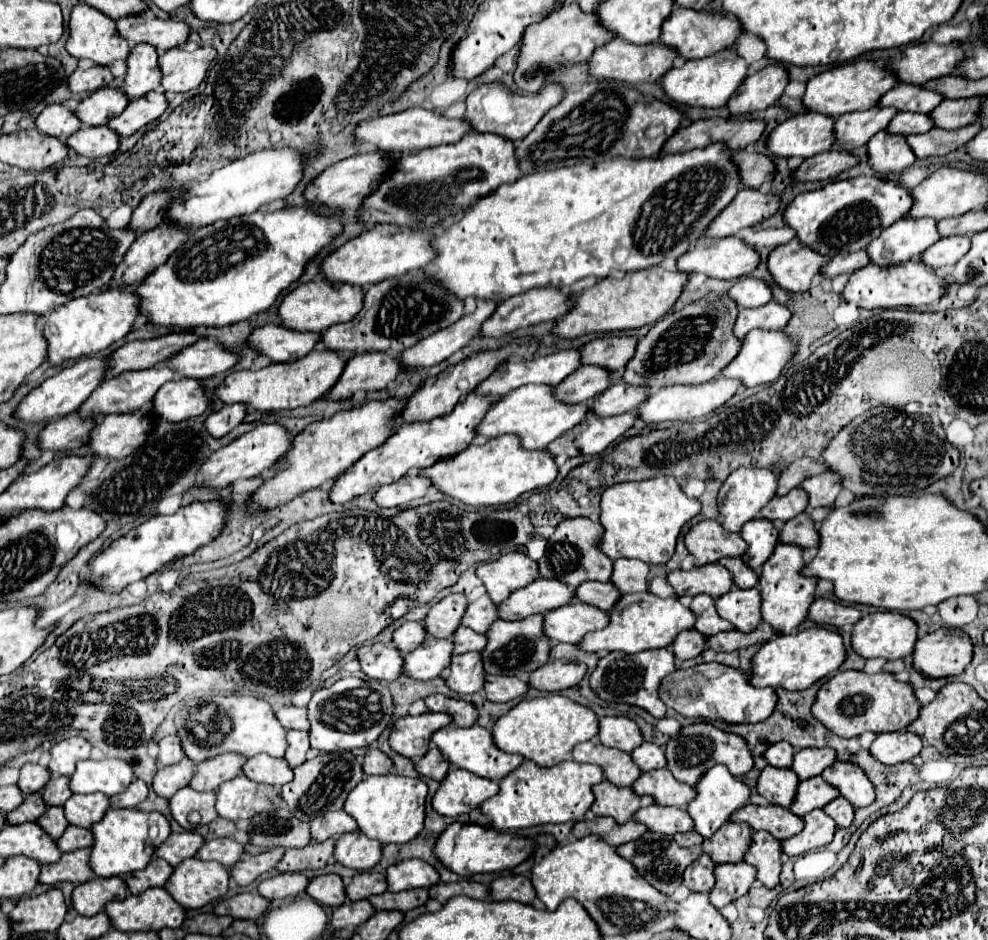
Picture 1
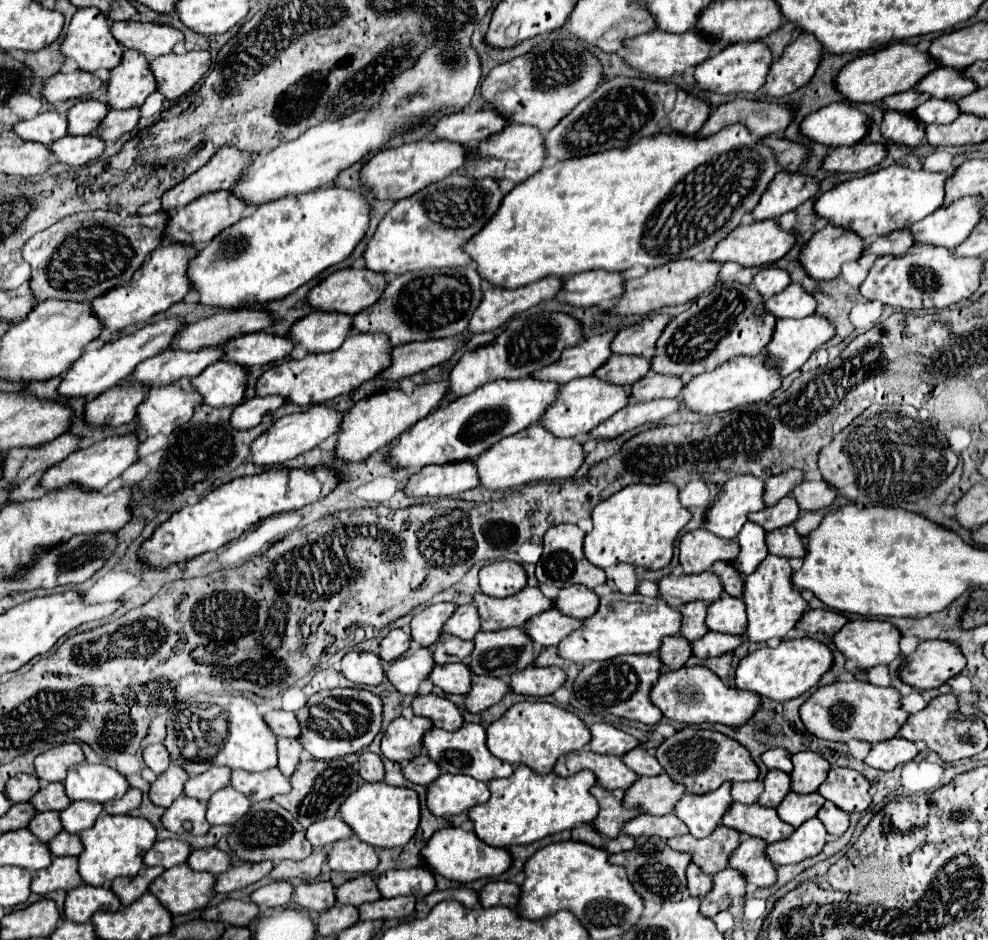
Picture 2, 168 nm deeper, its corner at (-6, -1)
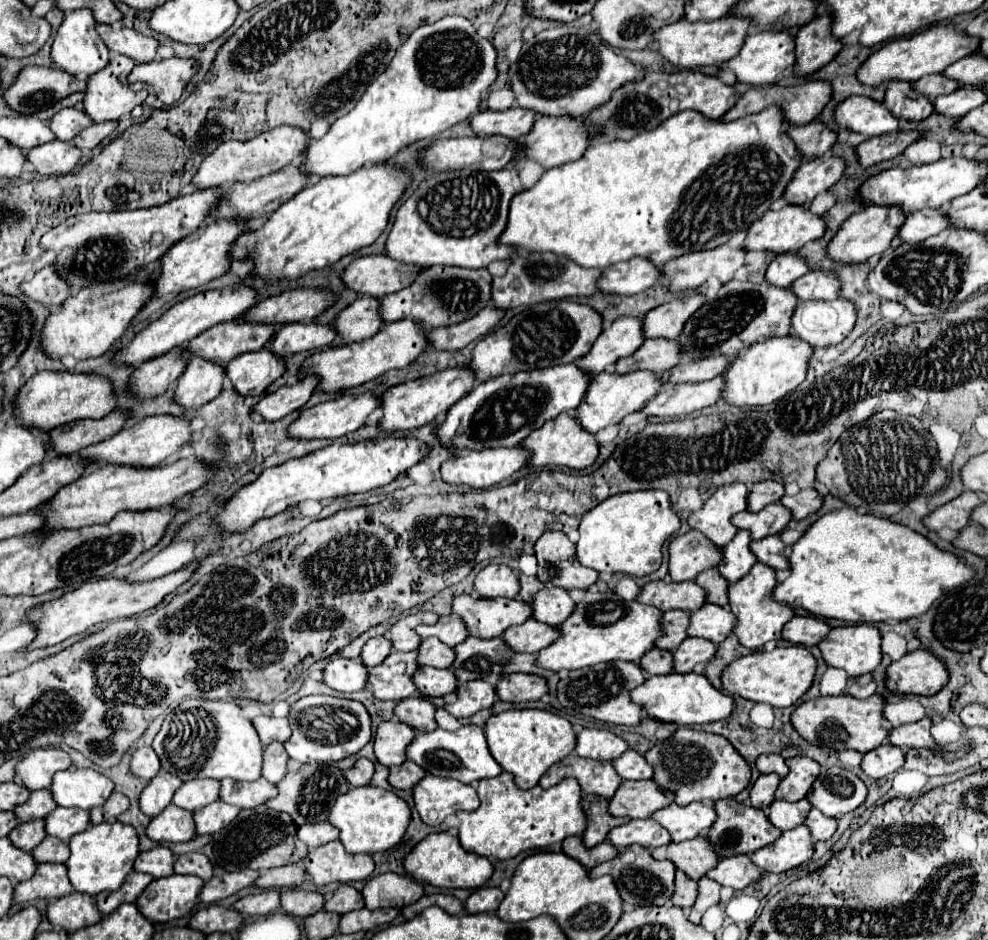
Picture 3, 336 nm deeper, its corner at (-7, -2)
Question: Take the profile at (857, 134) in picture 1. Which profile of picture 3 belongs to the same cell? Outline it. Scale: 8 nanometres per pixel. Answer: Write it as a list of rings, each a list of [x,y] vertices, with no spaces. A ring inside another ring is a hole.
[[[942,73],[936,75],[926,75],[920,81],[912,83],[914,91],[922,93],[922,95],[930,95],[930,97],[938,97],[938,95],[946,95],[952,93],[960,87],[958,81],[948,81],[948,77],[942,77]]]

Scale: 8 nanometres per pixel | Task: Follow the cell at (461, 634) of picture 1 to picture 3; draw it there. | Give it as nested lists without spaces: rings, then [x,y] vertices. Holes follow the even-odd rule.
[[[436,637],[424,639],[418,647],[418,665],[432,665],[432,663],[440,663],[436,669],[448,669],[454,663],[454,651]]]

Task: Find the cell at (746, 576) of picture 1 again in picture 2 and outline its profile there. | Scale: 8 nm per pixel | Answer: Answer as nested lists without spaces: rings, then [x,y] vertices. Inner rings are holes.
[[[717,562],[717,564],[713,564],[713,570],[715,570],[715,574],[719,574],[719,578],[725,586],[725,592],[729,592],[731,596],[743,594],[743,588],[745,588],[743,576],[741,576],[741,572],[737,572],[737,568],[733,568],[731,562]]]

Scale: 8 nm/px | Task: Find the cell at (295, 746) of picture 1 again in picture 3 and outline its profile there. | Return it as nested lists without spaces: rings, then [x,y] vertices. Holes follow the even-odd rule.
[[[270,743],[262,755],[262,777],[276,785],[286,773],[286,763],[288,763],[288,755],[282,743]]]

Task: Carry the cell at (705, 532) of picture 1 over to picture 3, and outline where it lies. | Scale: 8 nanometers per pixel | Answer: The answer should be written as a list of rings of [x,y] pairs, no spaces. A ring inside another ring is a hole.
[[[694,529],[674,537],[670,541],[668,553],[670,553],[668,573],[676,583],[696,579],[698,573],[702,573],[704,569],[716,567],[722,559],[720,549]]]

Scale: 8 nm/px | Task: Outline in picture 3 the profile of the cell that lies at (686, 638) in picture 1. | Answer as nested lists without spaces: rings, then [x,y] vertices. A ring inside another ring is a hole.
[[[654,647],[640,659],[640,665],[650,675],[666,675],[672,671],[672,653]]]

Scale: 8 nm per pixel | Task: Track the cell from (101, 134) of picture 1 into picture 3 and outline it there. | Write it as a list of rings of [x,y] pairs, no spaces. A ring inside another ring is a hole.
[[[48,141],[46,145],[38,145],[26,153],[26,161],[34,165],[36,173],[40,175],[64,175],[70,173],[78,159],[82,157],[82,151],[70,143],[64,141]]]

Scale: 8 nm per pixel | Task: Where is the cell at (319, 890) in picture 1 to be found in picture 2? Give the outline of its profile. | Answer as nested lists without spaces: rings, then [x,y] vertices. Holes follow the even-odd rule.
[[[303,882],[295,888],[295,902],[303,908],[325,912],[337,902],[335,886],[331,882]]]

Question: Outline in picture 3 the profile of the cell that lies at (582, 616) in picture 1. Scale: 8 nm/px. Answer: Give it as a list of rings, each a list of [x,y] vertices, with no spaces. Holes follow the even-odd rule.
[[[534,619],[524,621],[522,625],[514,625],[506,629],[502,639],[514,653],[538,653],[558,637],[558,629],[546,623],[538,623]]]

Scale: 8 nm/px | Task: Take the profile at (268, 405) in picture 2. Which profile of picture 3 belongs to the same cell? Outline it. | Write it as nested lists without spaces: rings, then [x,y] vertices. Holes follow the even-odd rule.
[[[306,375],[304,379],[296,381],[294,385],[284,385],[274,393],[268,393],[256,407],[254,413],[258,413],[264,421],[278,421],[286,417],[288,413],[300,409],[306,405],[306,401],[316,391],[320,379],[316,375]]]

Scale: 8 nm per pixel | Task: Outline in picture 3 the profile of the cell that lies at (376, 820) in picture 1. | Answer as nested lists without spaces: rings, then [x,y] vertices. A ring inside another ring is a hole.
[[[372,785],[354,787],[342,797],[338,797],[334,809],[330,809],[328,823],[340,831],[338,839],[342,841],[346,853],[354,855],[354,853],[388,851],[394,845],[398,845],[402,835],[406,833],[406,827],[410,823],[410,809],[406,801],[402,801],[392,791],[384,791]]]

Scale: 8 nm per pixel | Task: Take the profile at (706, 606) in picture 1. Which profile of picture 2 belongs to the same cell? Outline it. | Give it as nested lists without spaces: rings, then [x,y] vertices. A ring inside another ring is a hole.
[[[689,602],[681,608],[683,614],[683,626],[681,626],[681,634],[687,640],[697,640],[701,636],[705,636],[709,632],[709,628],[705,628],[705,616],[707,616],[707,604],[705,602]]]

